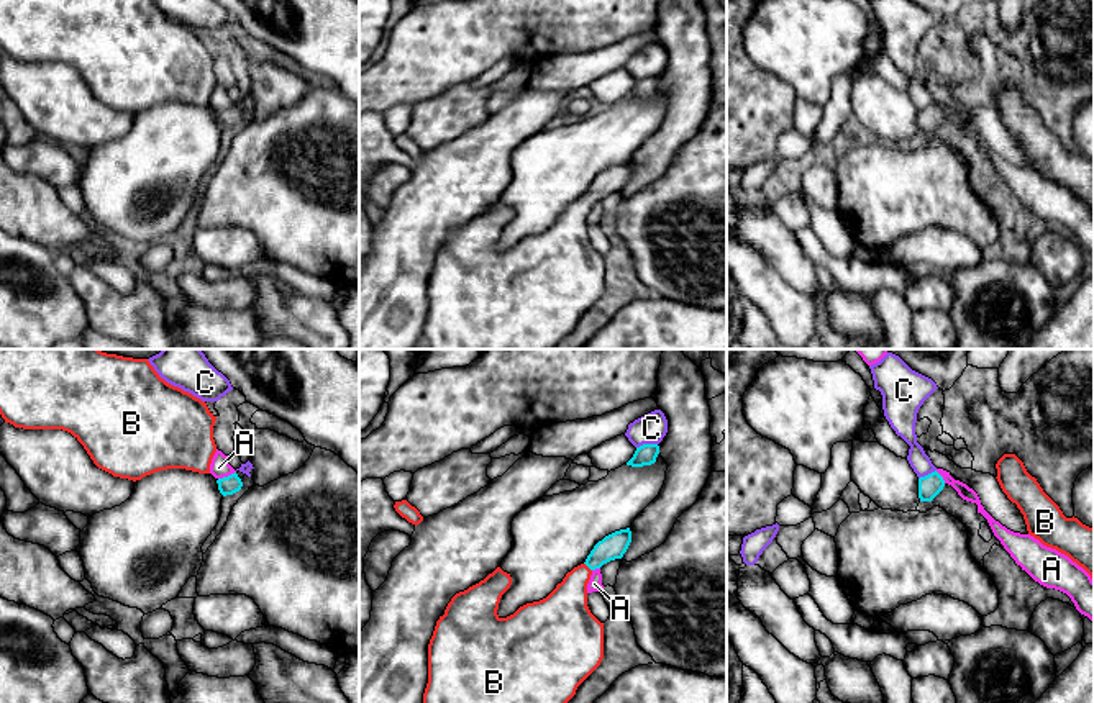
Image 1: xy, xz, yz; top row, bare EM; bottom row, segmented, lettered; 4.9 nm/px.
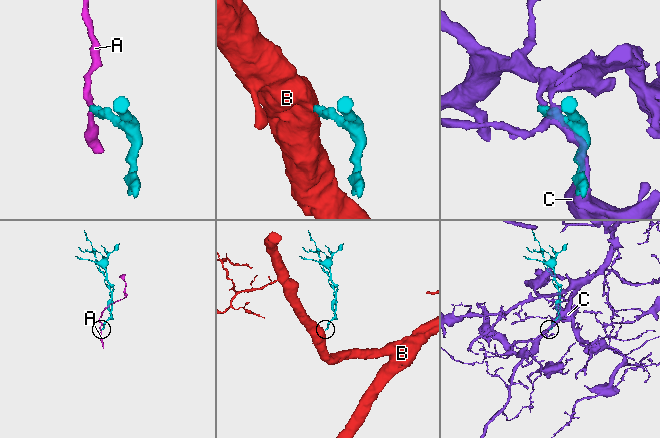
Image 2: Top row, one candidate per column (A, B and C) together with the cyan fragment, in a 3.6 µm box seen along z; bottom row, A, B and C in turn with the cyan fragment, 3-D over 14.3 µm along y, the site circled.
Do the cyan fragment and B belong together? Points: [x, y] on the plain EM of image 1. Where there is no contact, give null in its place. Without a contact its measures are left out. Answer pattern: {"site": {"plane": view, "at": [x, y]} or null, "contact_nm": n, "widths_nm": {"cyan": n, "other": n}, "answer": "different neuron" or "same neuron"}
{"site": {"plane": "xz", "at": [588, 199]}, "contact_nm": 60, "widths_nm": {"cyan": 120, "other": 220}, "answer": "same neuron"}

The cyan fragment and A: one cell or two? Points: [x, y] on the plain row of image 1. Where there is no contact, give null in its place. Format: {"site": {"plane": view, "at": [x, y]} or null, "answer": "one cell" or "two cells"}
{"site": {"plane": "xy", "at": [228, 108]}, "answer": "two cells"}

